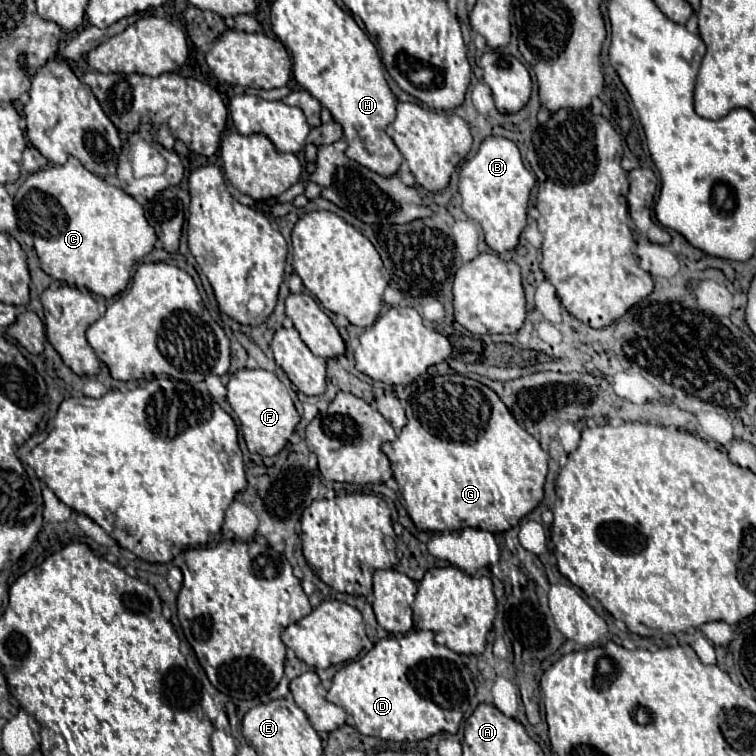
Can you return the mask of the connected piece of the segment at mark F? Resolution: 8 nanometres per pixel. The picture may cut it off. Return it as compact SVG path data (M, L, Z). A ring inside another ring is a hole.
M281 367L275 371L238 370L230 376L228 382L228 402L236 412L242 428L242 436L250 452L260 456L276 456L296 430L300 422L300 414L292 399L298 399L292 390L292 383Z

